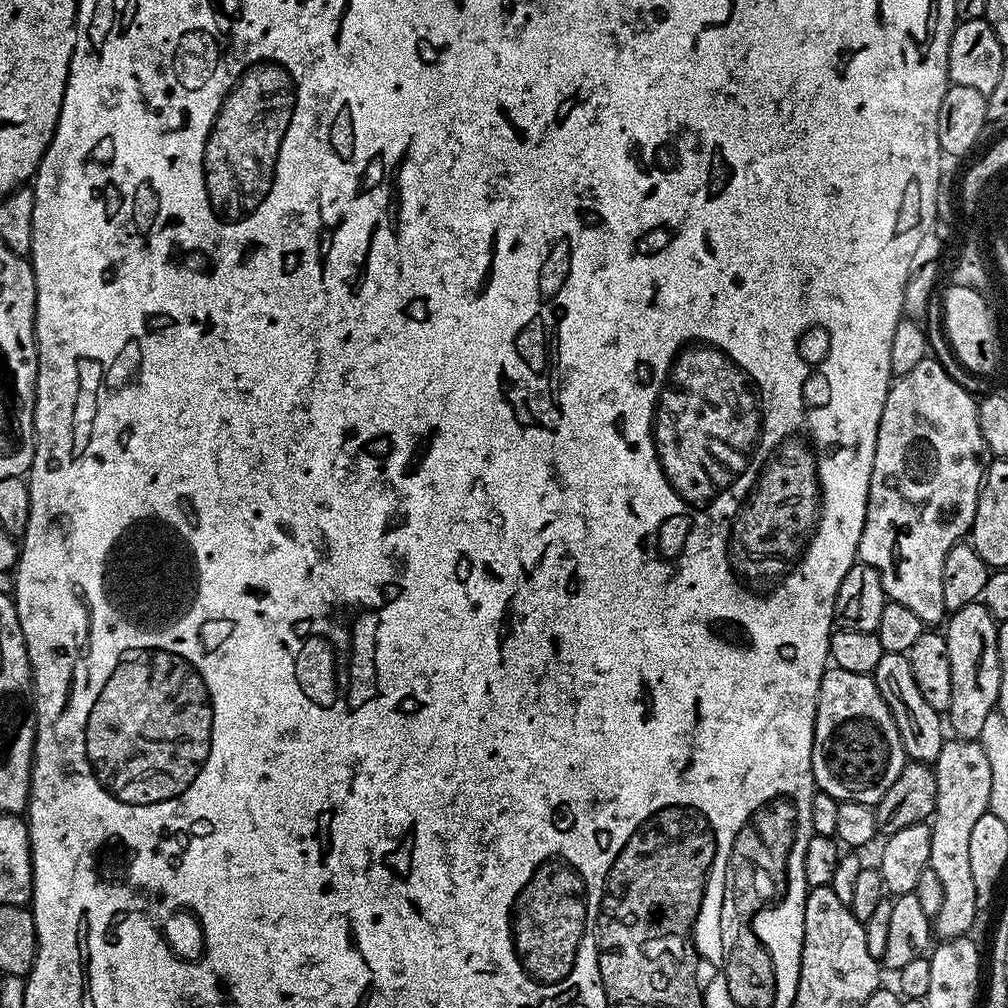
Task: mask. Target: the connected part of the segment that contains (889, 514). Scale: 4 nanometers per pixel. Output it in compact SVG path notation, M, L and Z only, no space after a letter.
M926 358L910 374L893 379L886 406L882 406L858 556L878 570L885 597L891 603L907 606L922 618L925 626L936 626L940 619L940 623L945 619L942 562L946 562L950 546L961 543L971 533L980 485L984 483L984 456L989 455L989 450L978 426L978 400L974 397L972 392L962 390L937 360Z

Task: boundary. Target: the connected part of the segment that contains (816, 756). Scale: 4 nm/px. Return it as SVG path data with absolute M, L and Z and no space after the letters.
M832 666L825 671L816 699L816 725L812 739L812 778L819 791L830 794L838 802L848 801L875 806L894 786L894 778L902 774L906 757L898 726L871 675L854 674Z

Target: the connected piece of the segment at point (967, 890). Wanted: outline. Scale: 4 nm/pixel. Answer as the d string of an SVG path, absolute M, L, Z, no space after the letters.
M945 739L934 761L938 798L932 812L930 827L930 858L928 867L938 874L942 886L942 906L934 917L934 932L940 940L968 936L976 924L974 874L970 867L970 837L978 818L986 814L990 802L990 758L975 740Z

